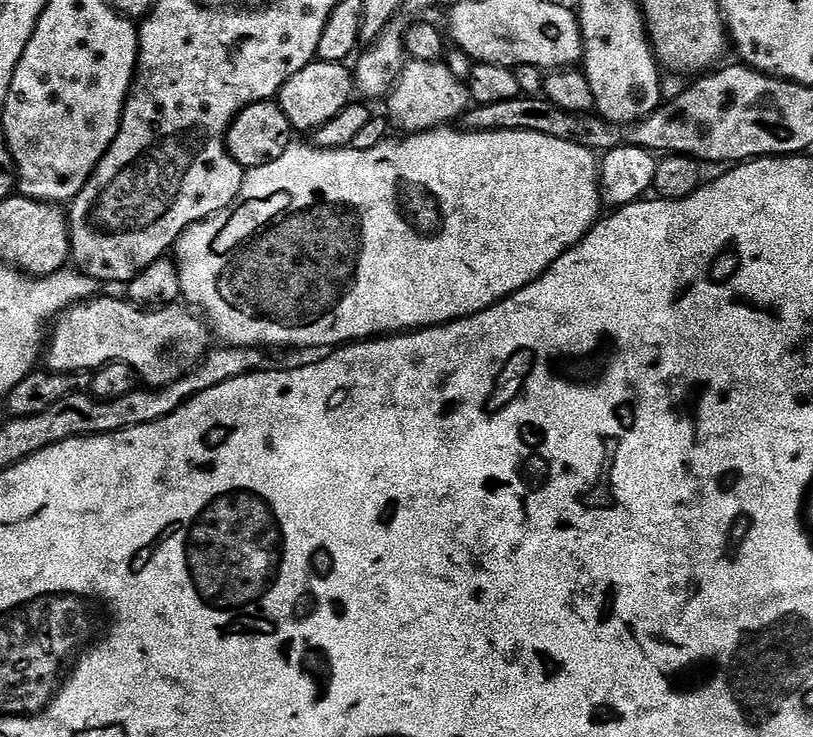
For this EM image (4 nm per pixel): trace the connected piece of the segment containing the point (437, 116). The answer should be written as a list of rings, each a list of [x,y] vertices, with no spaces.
[[[409,59],[398,82],[386,97],[386,105],[388,104],[386,116],[391,127],[401,128],[401,133],[427,132],[430,128],[448,126],[459,121],[472,103],[467,83],[455,77],[444,62]]]

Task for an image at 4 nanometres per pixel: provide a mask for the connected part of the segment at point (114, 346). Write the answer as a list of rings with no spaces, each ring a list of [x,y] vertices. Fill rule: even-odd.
[[[103,294],[86,300],[82,304],[76,304],[60,313],[51,325],[50,335],[46,340],[47,371],[52,374],[88,374],[107,364],[125,364],[132,368],[147,387],[165,388],[167,384],[173,384],[193,371],[210,351],[210,343],[208,344],[210,329],[207,323],[195,311],[180,307],[169,306],[149,310],[131,304],[126,298],[115,300],[114,297],[103,296]]]

